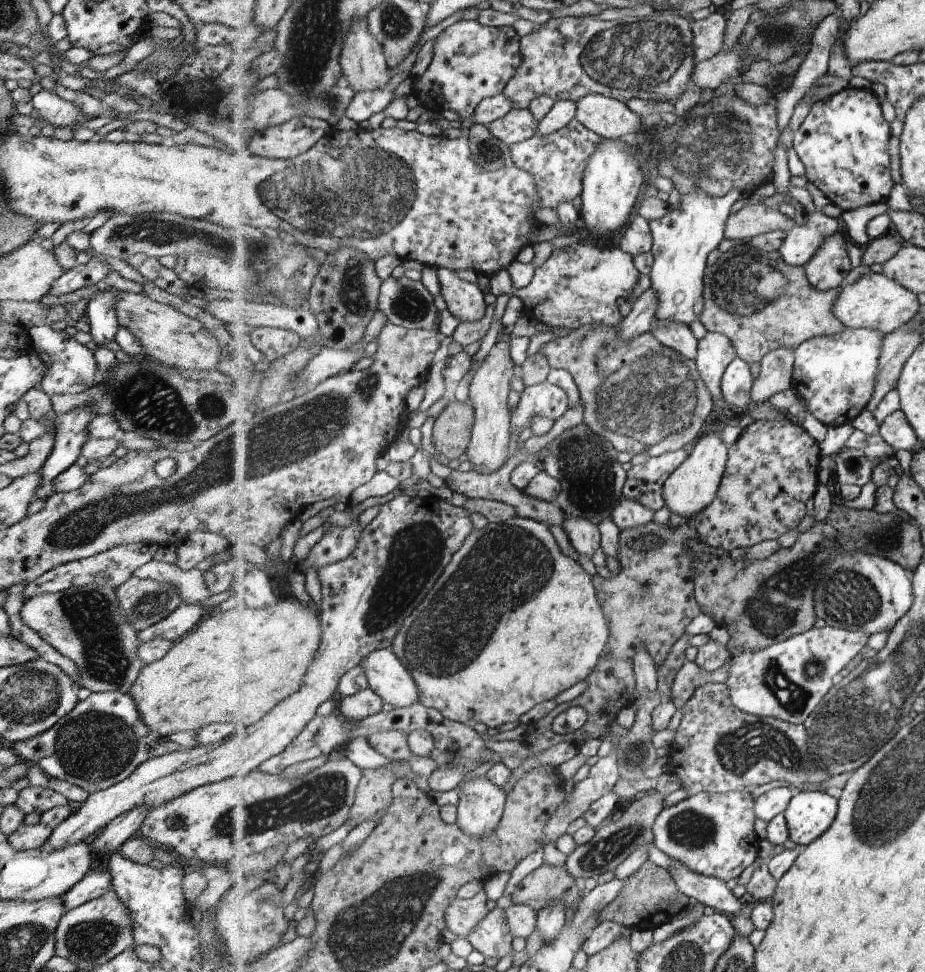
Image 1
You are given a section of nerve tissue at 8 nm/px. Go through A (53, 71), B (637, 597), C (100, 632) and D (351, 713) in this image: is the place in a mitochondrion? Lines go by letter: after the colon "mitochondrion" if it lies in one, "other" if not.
A: other
B: mitochondrion
C: mitochondrion
D: other

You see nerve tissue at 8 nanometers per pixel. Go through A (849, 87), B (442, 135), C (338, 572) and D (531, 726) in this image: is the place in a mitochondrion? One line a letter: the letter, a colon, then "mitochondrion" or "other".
A: other
B: other
C: other
D: other

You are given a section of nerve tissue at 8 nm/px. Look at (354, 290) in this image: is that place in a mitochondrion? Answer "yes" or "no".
yes

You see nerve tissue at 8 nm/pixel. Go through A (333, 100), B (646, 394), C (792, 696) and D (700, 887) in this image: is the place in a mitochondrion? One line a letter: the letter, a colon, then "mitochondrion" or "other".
A: mitochondrion
B: mitochondrion
C: mitochondrion
D: other

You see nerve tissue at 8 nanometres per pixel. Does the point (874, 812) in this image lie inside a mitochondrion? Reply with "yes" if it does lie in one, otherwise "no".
yes

